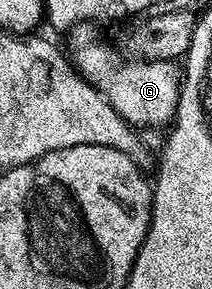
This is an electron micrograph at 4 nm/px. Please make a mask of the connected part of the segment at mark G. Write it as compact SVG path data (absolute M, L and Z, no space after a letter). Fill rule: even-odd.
M92 24L73 26L70 31L72 46L76 49L75 69L92 83L104 99L133 127L167 127L176 116L182 70L175 61L150 62L132 60L125 66L116 66L116 54L104 42L95 42L97 27Z

